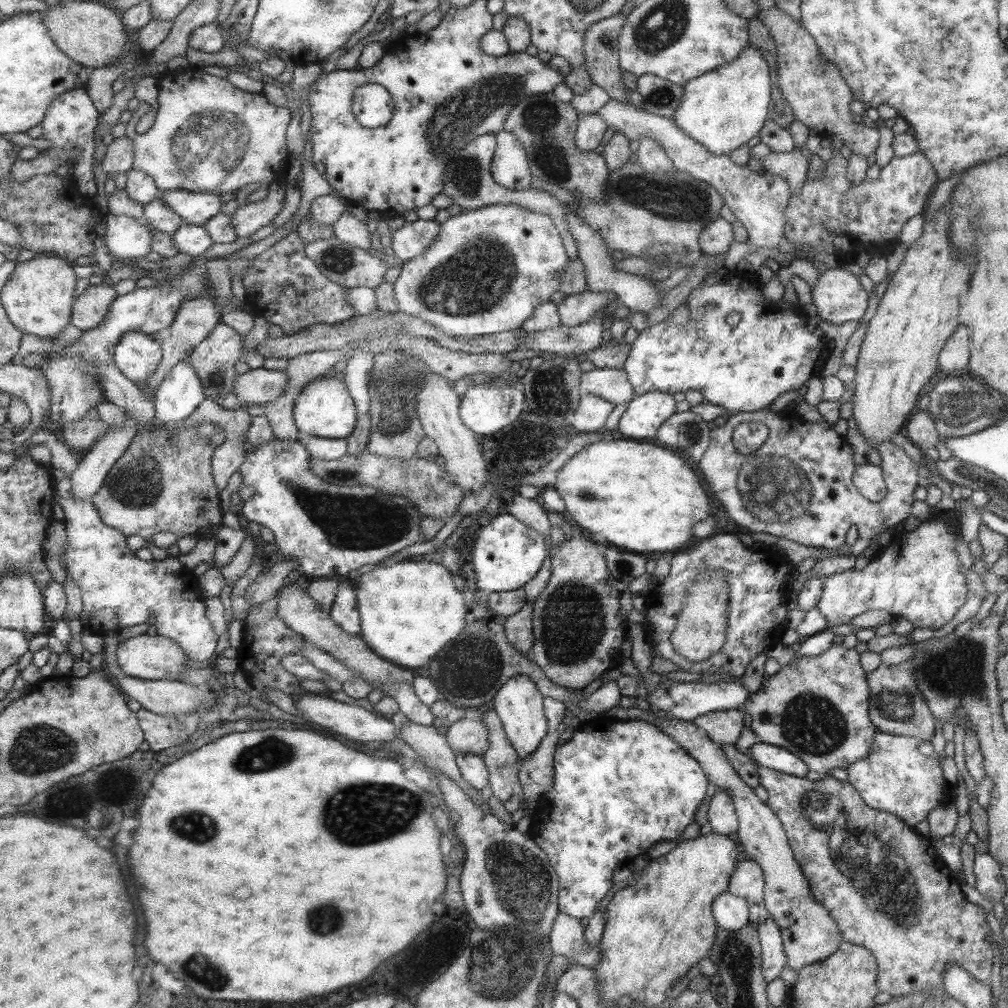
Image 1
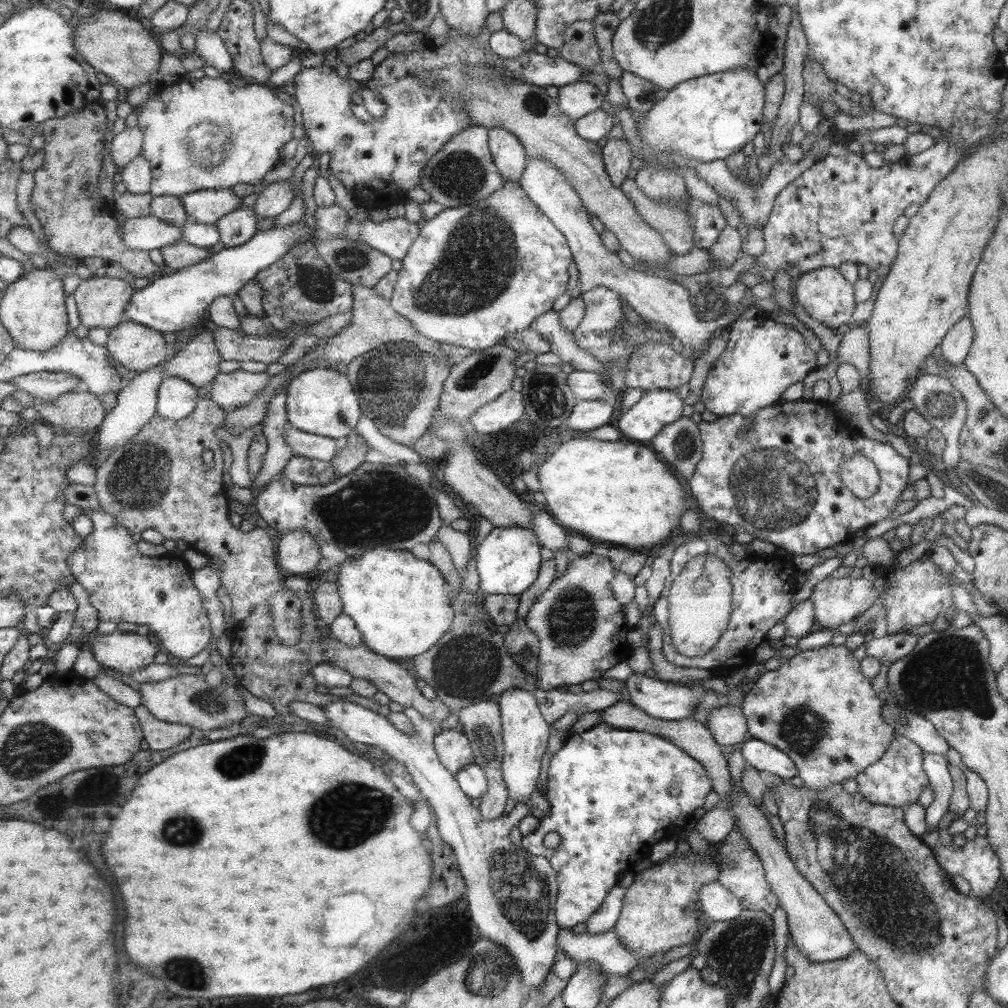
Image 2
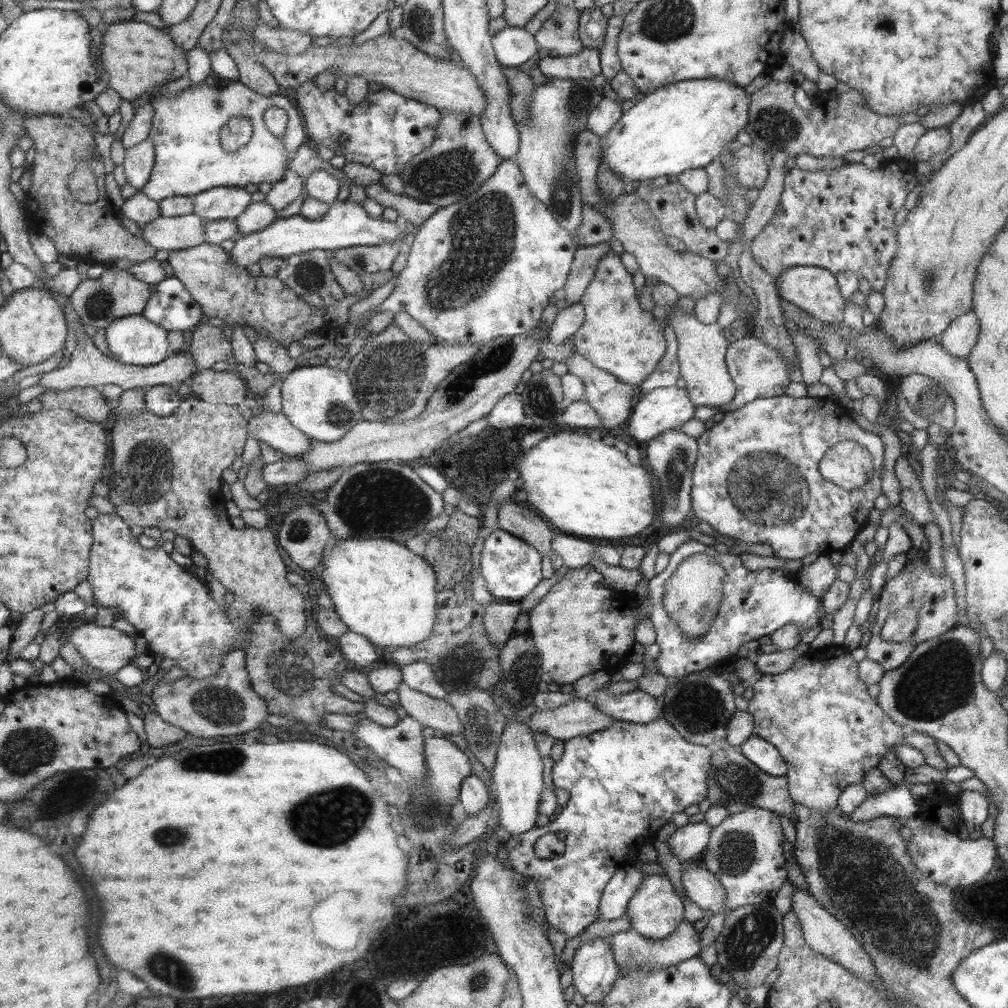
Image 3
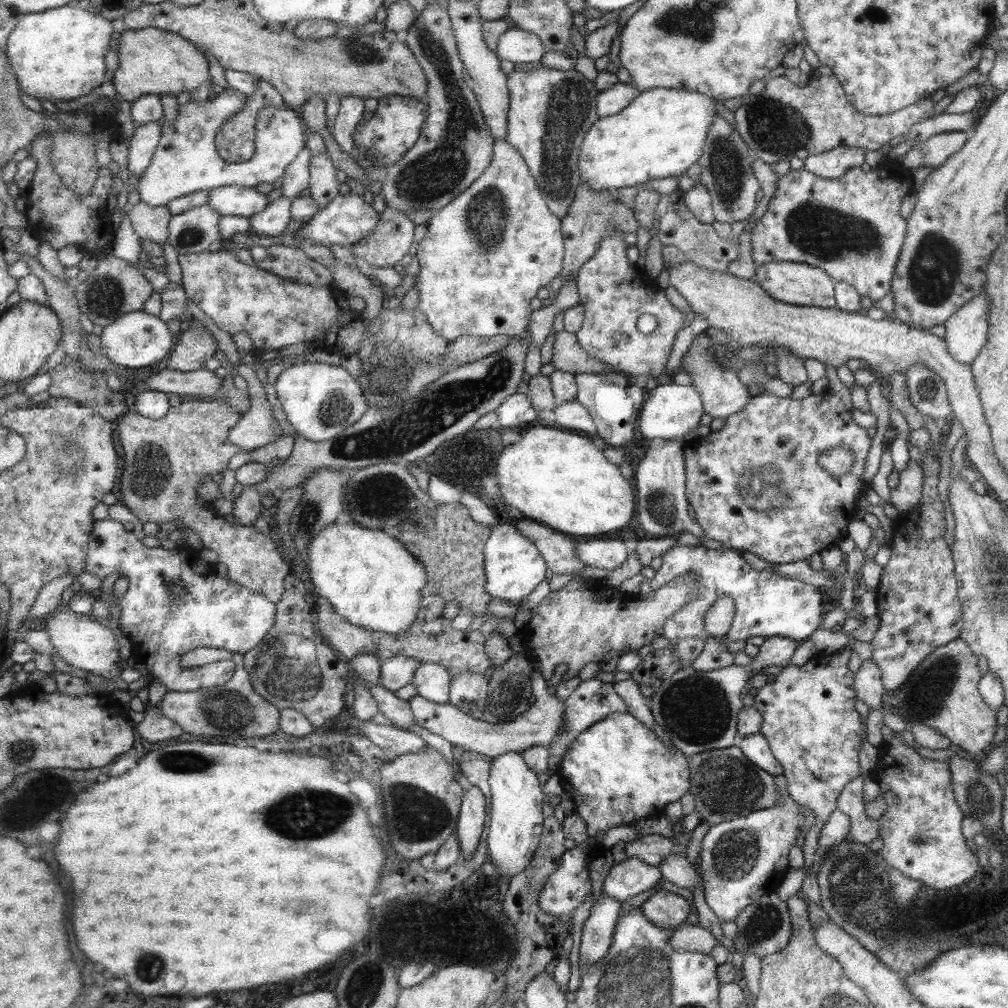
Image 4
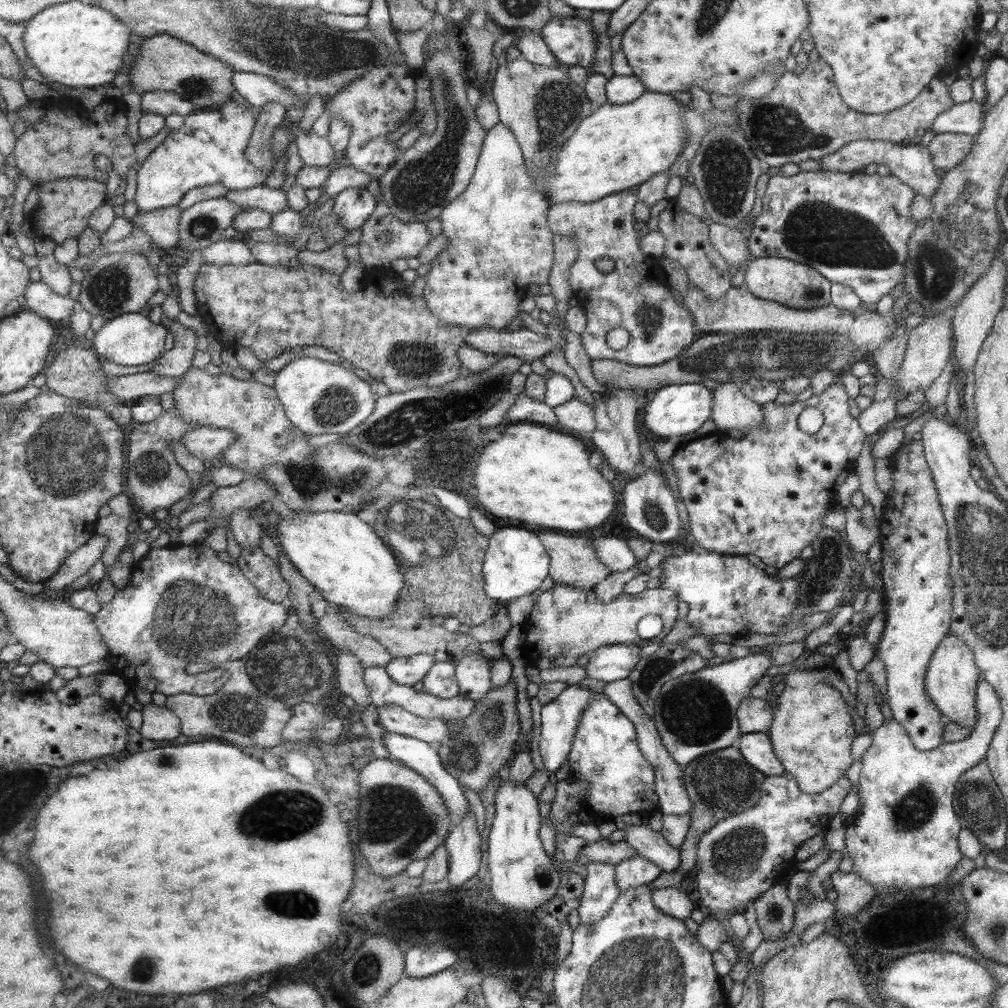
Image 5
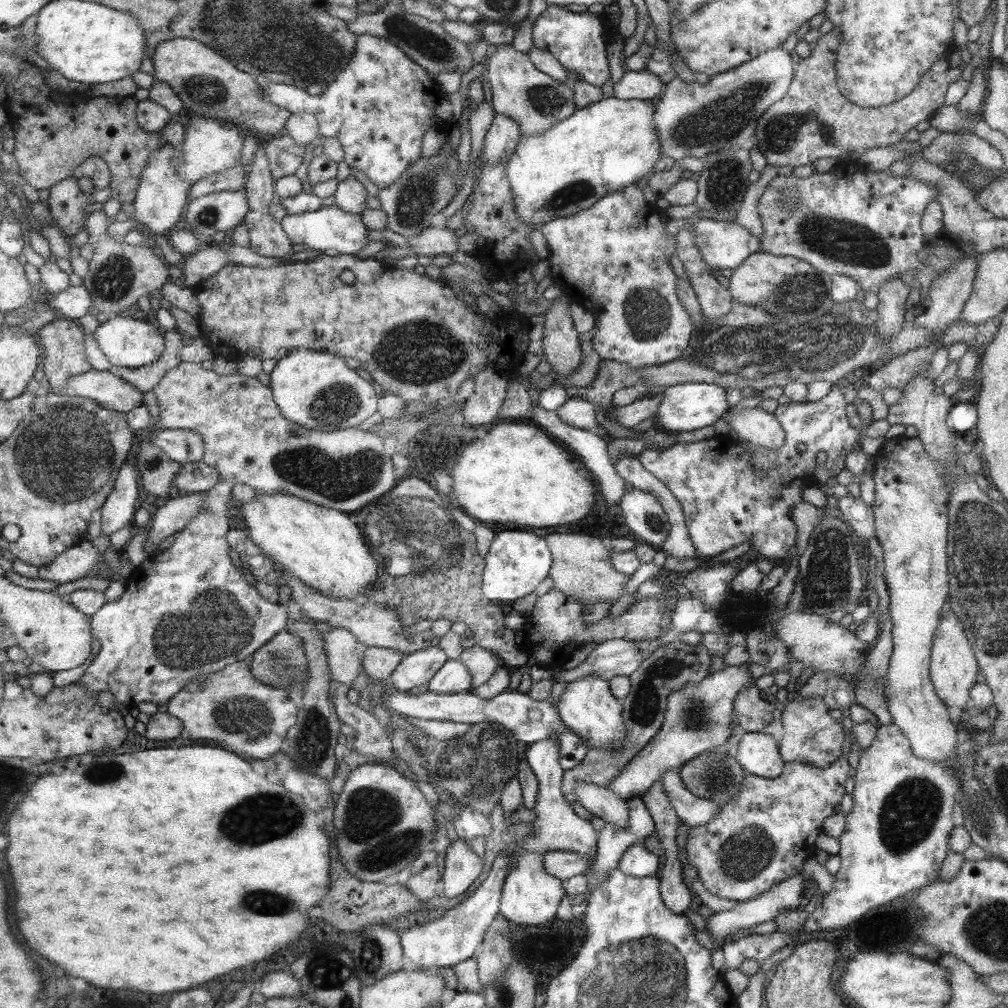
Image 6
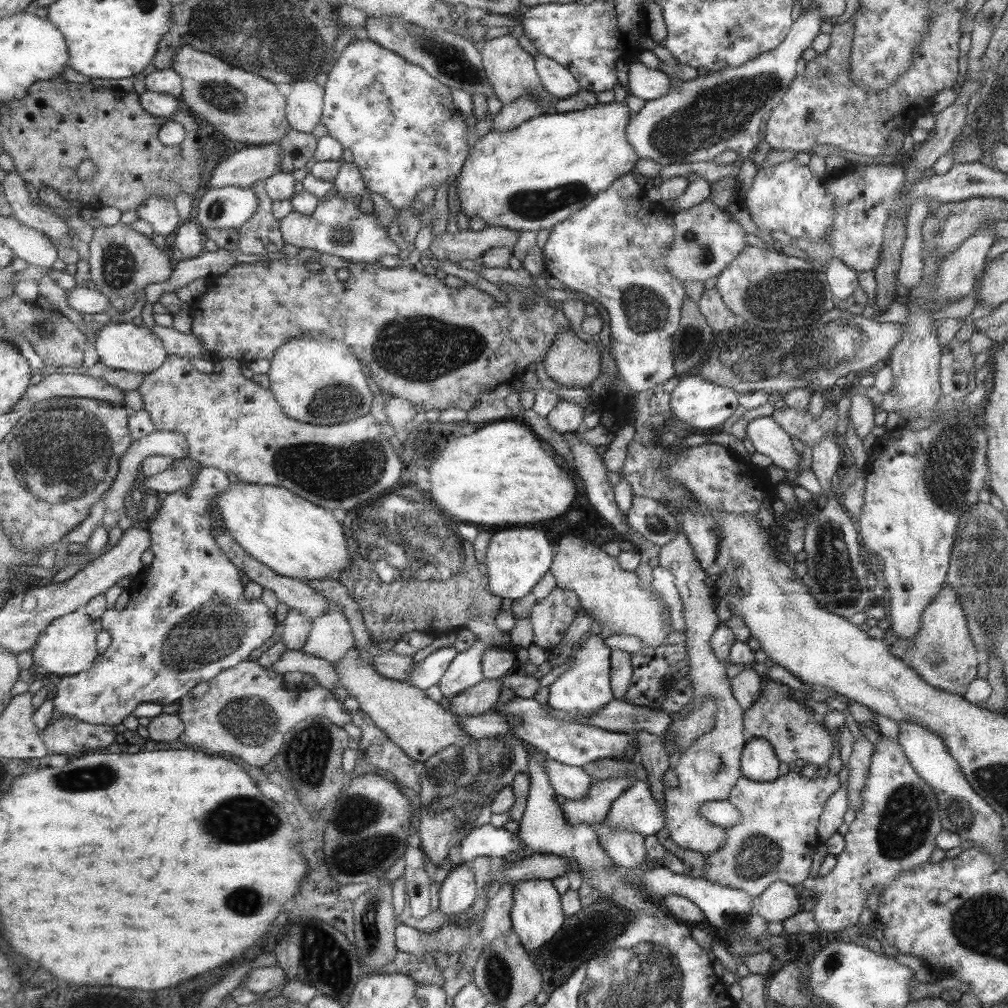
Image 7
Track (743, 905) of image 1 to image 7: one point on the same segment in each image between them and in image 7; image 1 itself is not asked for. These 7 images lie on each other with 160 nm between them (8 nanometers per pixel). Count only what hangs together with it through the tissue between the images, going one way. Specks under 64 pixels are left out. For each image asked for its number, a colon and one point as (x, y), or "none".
2: (717, 904)
3: (702, 888)
4: (674, 868)
5: (648, 844)
6: (604, 804)
7: (572, 783)

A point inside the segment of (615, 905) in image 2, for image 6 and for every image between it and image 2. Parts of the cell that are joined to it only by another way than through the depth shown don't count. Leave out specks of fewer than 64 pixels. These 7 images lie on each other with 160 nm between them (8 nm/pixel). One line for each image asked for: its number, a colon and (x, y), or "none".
3: (614, 899)
4: (628, 877)
5: (632, 872)
6: (636, 862)

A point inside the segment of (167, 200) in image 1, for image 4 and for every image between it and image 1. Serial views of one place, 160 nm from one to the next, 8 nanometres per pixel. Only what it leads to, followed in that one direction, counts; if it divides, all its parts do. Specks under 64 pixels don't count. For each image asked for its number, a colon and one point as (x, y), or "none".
2: (205, 207)
3: (223, 202)
4: (233, 200)

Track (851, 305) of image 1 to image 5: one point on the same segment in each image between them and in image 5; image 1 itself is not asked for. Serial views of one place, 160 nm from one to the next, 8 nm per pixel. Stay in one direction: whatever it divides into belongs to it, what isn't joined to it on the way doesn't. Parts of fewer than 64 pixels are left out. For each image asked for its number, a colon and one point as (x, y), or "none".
2: (825, 295)
3: (812, 289)
4: (798, 284)
5: (792, 284)

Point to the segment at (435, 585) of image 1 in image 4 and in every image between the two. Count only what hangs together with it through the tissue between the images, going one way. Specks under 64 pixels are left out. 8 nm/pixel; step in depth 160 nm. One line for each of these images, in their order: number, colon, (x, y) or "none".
2: (397, 603)
3: (380, 590)
4: (370, 579)

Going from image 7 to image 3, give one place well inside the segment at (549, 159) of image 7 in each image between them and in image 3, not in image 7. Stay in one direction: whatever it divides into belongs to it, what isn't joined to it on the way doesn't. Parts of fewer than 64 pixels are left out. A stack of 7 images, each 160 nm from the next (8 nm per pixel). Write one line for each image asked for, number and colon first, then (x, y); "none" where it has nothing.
3: (684, 125)
4: (660, 133)
5: (618, 146)
6: (608, 145)

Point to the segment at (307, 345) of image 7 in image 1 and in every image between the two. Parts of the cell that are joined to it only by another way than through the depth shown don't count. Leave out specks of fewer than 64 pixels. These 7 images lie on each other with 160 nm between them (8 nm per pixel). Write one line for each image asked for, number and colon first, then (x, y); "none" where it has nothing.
1: (324, 408)
2: (320, 402)
3: (322, 404)
4: (319, 401)
5: (318, 397)
6: (314, 389)

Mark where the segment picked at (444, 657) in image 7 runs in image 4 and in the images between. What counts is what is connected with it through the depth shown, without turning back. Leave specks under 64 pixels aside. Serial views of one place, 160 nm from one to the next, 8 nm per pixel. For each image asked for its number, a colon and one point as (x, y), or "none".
4: (395, 672)
5: (407, 671)
6: (415, 669)

